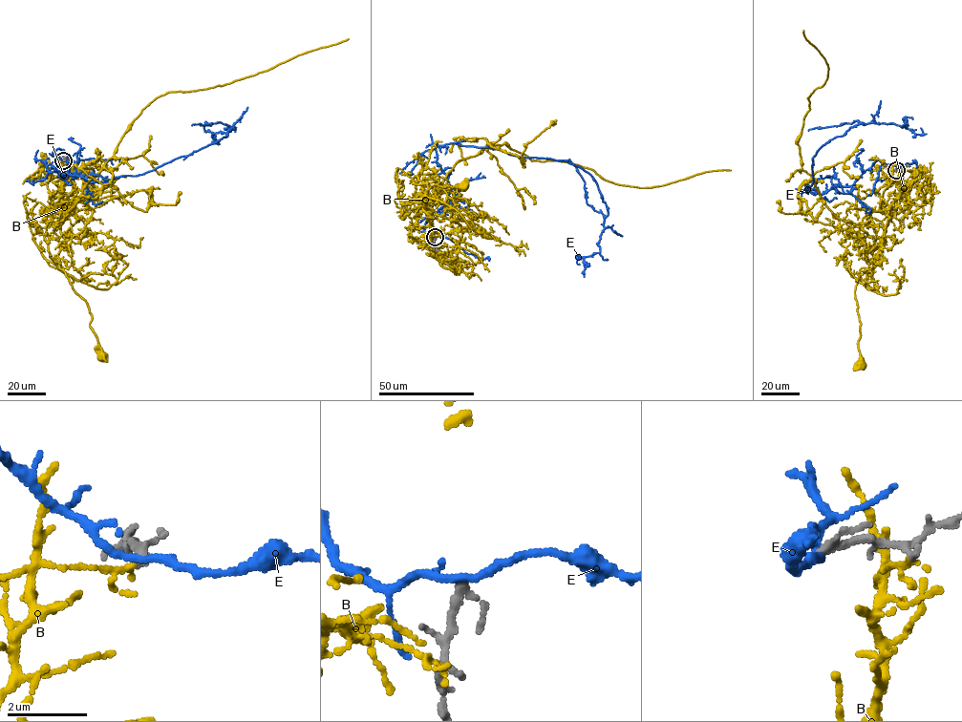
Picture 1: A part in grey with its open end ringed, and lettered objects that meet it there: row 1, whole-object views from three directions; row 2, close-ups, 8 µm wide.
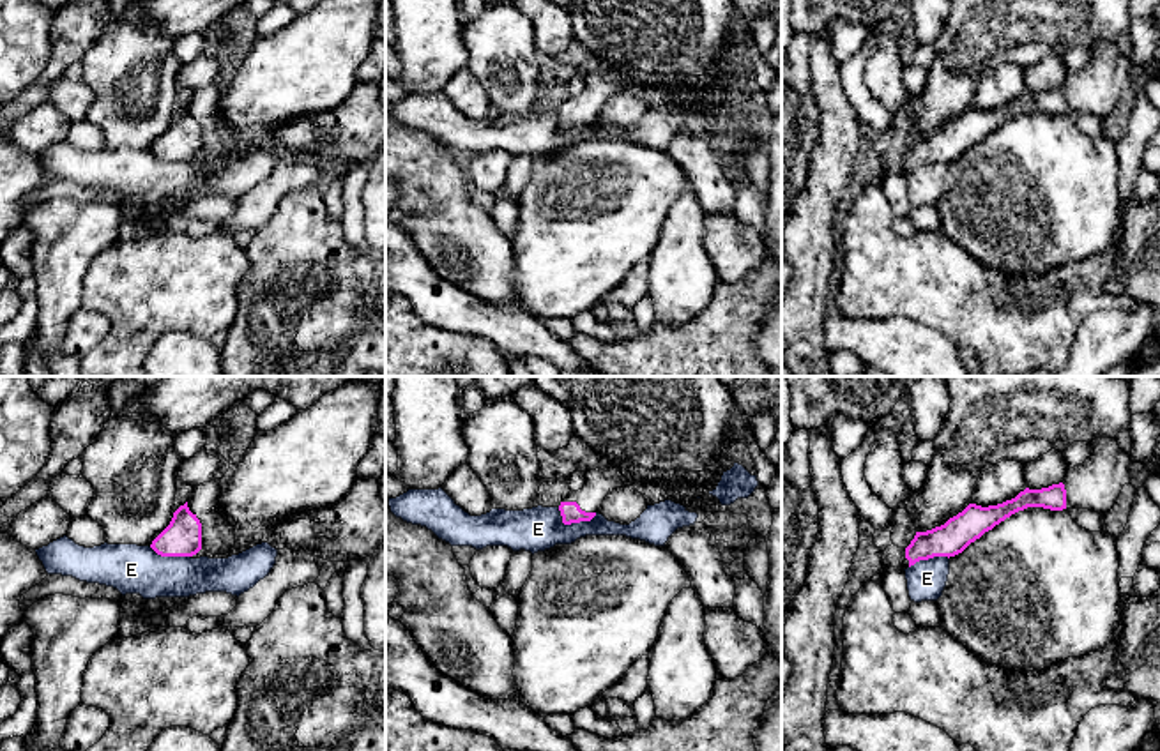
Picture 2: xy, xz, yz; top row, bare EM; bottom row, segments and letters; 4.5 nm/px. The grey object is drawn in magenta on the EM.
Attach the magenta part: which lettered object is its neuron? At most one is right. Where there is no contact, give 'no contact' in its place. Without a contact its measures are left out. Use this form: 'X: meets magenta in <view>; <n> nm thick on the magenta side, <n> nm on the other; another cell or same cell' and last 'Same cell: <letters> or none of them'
B: no contact; another cell
E: meets magenta in xz; 90 nm thick on the magenta side, 200 nm on the other; another cell
Same cell: none of them

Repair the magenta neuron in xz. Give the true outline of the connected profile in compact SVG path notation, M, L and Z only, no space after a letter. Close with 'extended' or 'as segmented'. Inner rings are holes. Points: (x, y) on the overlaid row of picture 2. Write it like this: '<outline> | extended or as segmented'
M596 468L585 472L585 484L561 502L559 511L564 525L591 521L608 493L621 488L628 479L615 468Z | extended

